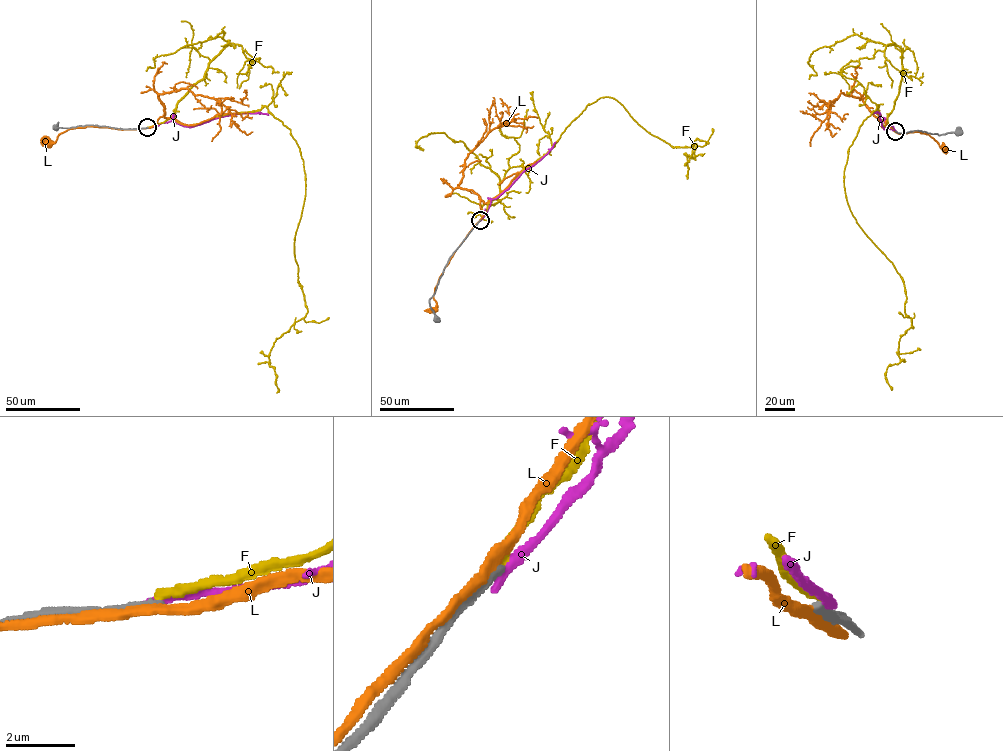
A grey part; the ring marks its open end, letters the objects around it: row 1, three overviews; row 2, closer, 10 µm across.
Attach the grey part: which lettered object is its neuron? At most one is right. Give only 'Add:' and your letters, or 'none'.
Add: none

